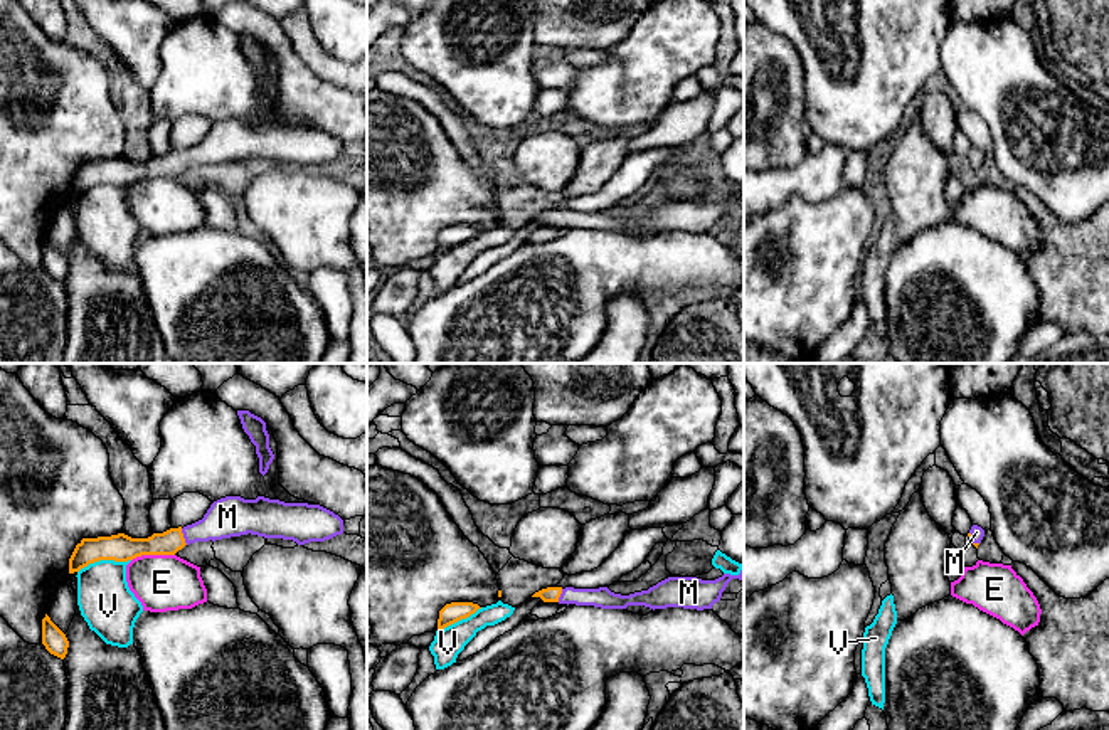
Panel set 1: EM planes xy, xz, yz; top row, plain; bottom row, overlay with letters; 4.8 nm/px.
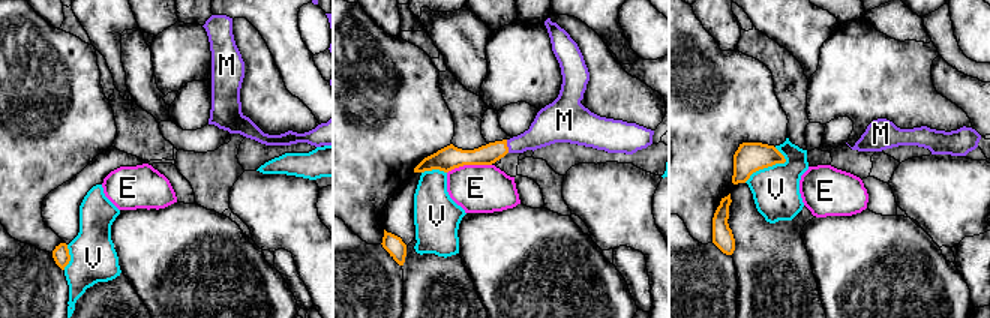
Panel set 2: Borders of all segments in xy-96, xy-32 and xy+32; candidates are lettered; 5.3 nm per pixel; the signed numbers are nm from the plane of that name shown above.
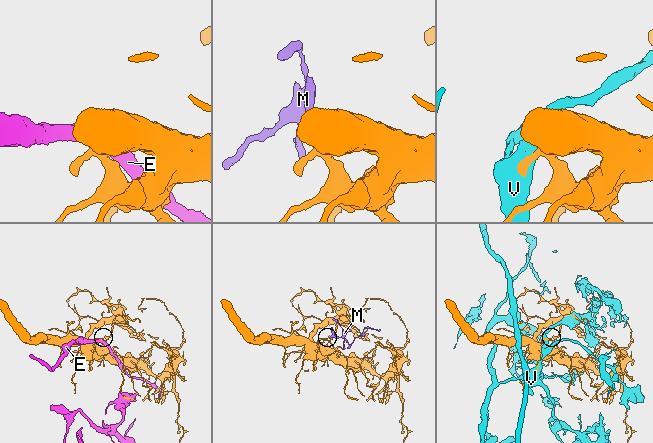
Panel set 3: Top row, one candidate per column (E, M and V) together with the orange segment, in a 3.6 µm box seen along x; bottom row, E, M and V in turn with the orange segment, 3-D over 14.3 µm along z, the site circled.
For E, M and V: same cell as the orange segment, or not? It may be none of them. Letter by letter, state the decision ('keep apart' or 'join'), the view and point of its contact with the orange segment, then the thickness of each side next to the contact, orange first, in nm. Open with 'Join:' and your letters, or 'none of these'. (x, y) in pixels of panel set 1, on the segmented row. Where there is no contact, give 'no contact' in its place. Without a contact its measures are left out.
Join: M
E: keep apart; contact xy (152, 554); calibres 130 and 280 nm
M: join; contact xy (182, 537); calibres 120 and 190 nm
V: keep apart; contact xy (103, 559); calibres 130 and 260 nm

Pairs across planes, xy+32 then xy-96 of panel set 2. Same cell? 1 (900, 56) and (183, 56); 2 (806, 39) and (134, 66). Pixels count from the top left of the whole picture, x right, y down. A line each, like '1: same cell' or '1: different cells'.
1: same cell
2: same cell

